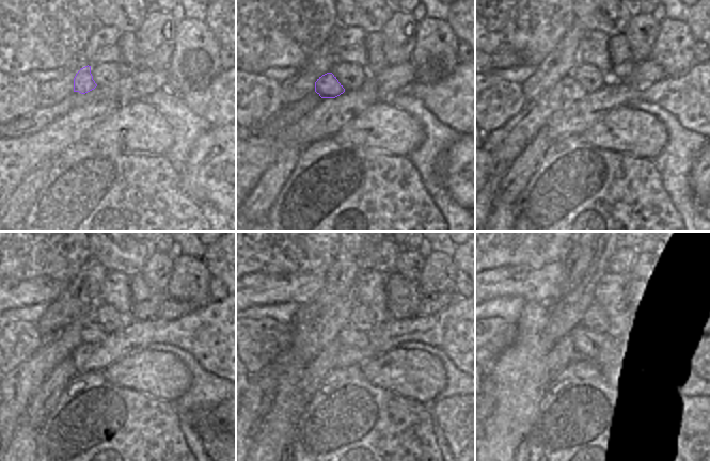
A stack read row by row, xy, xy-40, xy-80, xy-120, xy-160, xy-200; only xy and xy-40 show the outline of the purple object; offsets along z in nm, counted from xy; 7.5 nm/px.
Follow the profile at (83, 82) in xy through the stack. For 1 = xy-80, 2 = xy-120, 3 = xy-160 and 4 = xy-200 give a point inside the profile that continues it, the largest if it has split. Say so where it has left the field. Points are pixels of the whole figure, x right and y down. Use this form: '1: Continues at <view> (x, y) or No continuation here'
1: Continues at xy-80 (572, 91)
2: Continues at xy-120 (93, 333)
3: Continues at xy-160 (348, 336)
4: Continues at xy-200 (599, 348).

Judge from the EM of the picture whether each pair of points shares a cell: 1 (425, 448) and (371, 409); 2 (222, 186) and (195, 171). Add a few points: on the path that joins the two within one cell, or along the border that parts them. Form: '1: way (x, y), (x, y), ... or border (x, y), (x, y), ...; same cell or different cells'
1: way (411, 448), (384, 423); same cell
2: way (216, 180), (207, 179), (202, 174); same cell

